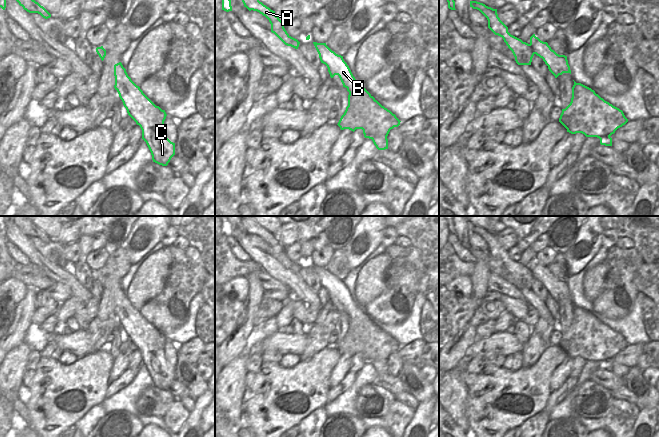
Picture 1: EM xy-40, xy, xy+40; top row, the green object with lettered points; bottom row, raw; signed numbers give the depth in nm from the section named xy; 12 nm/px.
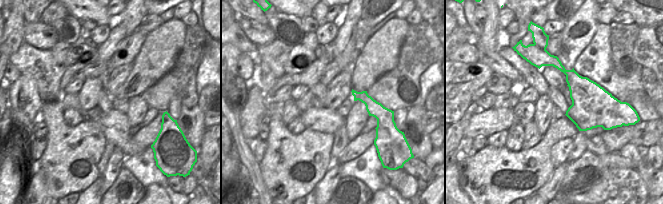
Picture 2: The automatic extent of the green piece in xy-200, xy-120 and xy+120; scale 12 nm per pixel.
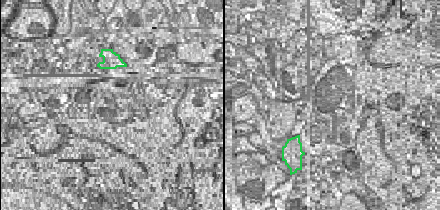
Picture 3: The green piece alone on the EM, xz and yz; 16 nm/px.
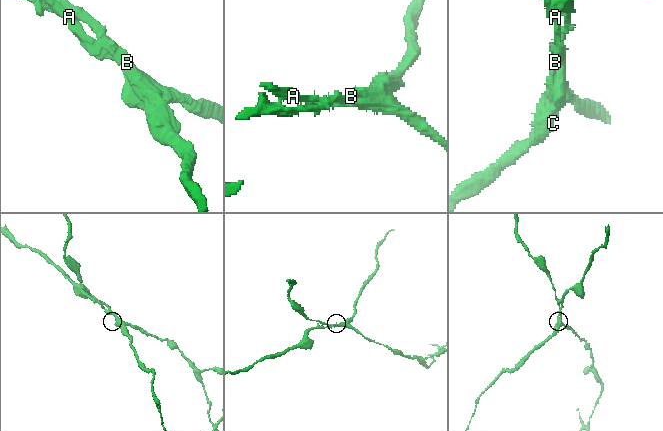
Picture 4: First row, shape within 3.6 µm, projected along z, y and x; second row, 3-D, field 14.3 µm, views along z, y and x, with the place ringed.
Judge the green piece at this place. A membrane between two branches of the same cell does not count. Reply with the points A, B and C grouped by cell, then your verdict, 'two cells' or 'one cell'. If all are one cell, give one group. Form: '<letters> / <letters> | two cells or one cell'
A / B C | two cells

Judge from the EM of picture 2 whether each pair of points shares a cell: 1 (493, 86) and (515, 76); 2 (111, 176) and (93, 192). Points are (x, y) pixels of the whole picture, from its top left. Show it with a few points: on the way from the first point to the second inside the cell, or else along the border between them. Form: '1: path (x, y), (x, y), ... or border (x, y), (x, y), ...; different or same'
1: border (494, 71), (504, 74), (513, 82); different
2: border (107, 162), (100, 193); different

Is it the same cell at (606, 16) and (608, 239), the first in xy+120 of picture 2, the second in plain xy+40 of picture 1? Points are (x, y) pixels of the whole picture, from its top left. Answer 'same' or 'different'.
same

